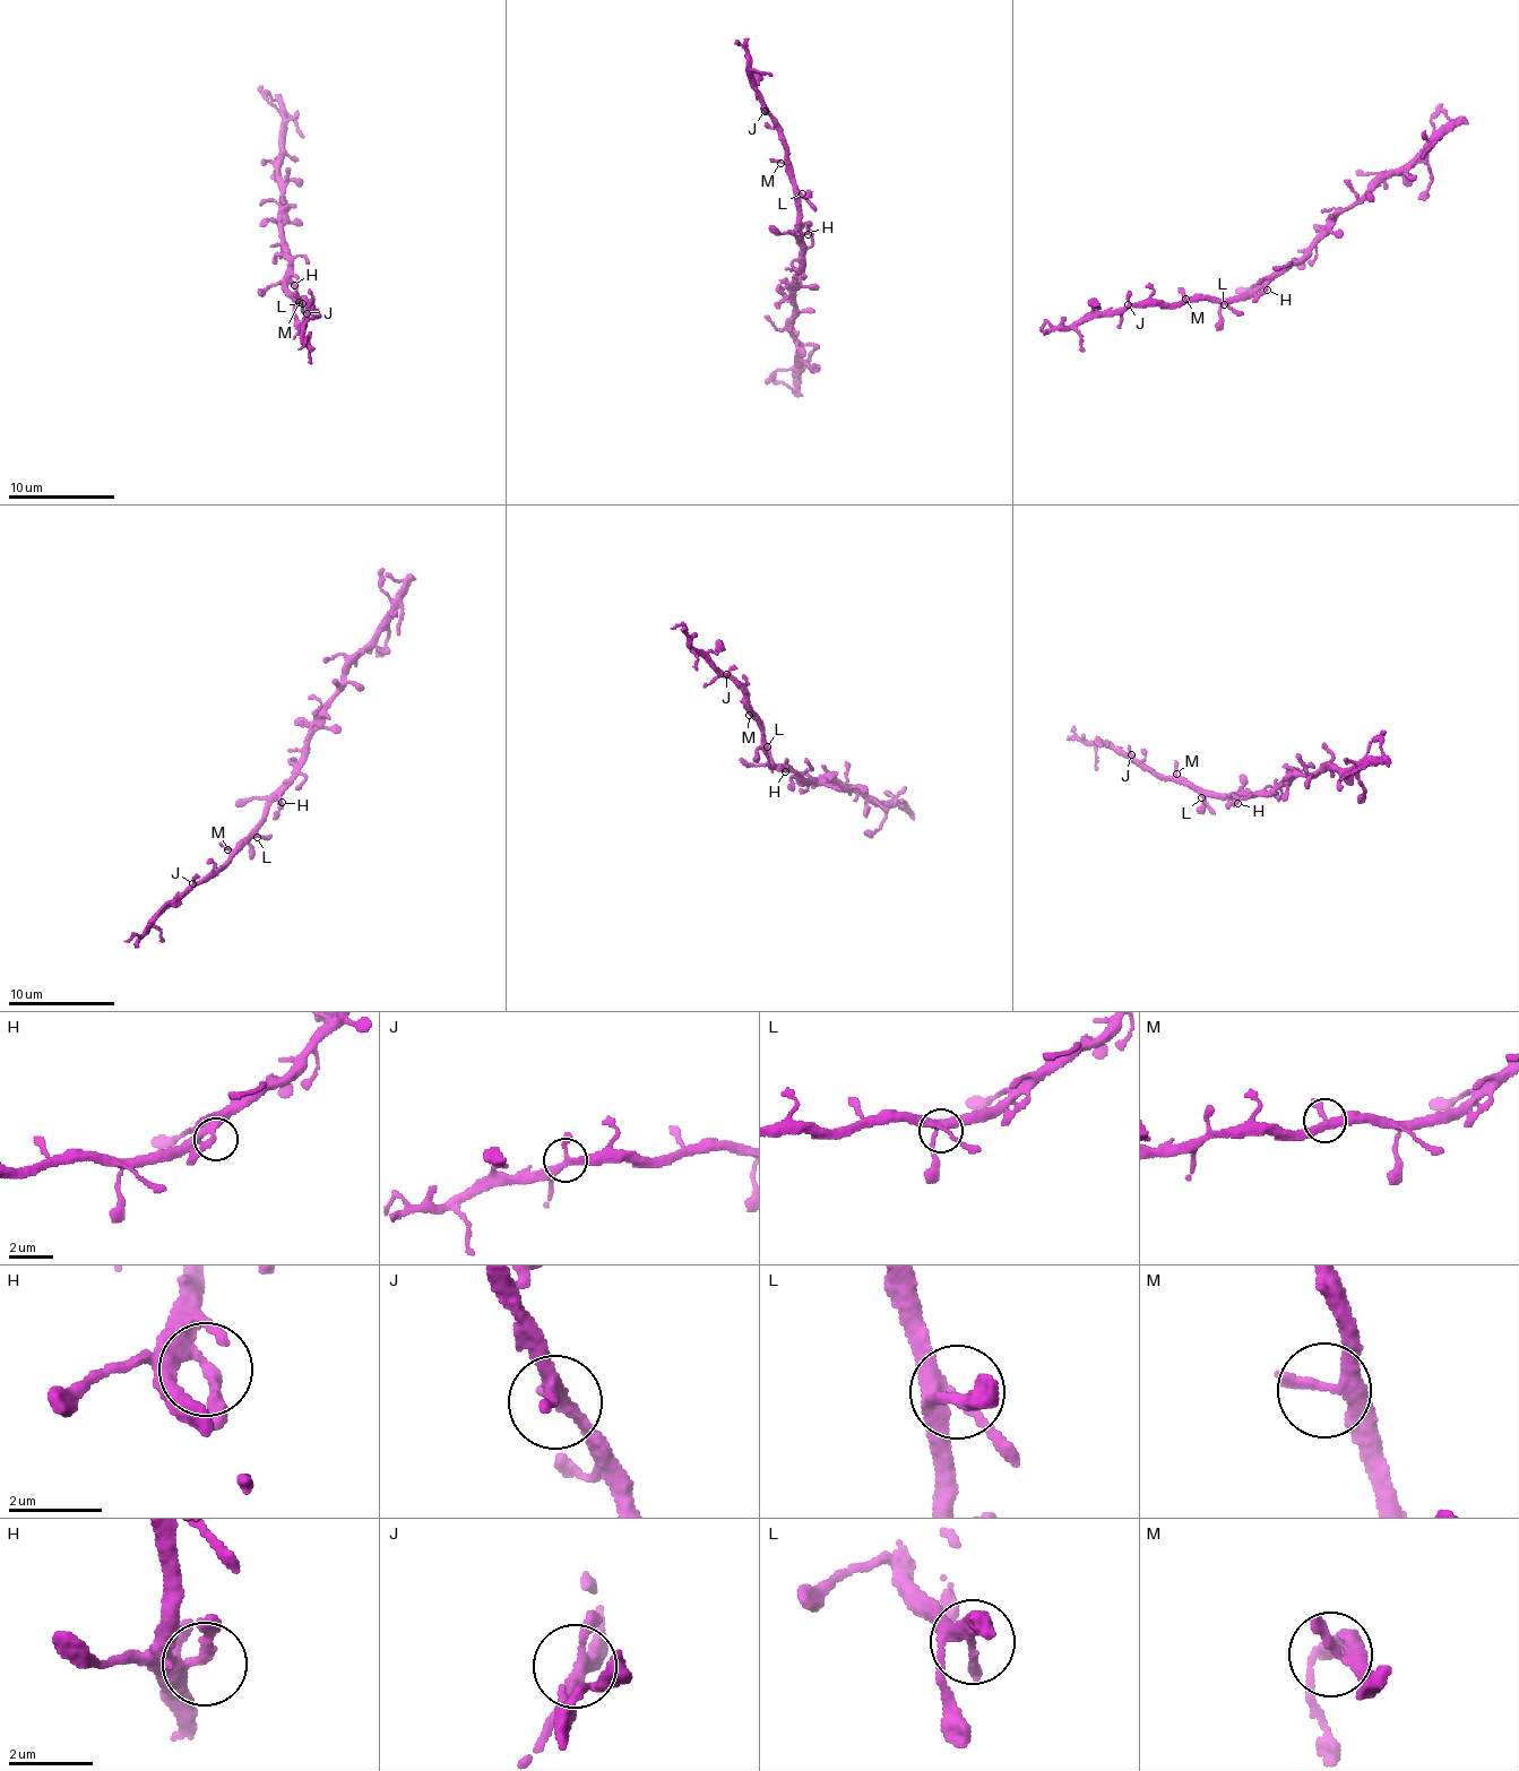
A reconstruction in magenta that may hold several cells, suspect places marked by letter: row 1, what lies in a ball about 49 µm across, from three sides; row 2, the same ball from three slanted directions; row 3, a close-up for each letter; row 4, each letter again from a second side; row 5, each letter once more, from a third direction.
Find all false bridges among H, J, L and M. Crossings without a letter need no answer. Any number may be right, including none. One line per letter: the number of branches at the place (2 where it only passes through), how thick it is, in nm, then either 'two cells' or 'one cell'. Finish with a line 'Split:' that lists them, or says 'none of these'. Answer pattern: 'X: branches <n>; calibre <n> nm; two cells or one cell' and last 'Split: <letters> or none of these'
H: branches 2; calibre 280 nm; one cell
J: branches 3; calibre 240 nm; one cell
L: branches 4; calibre 320 nm; one cell
M: branches 2; calibre 360 nm; one cell
Split: none of these

